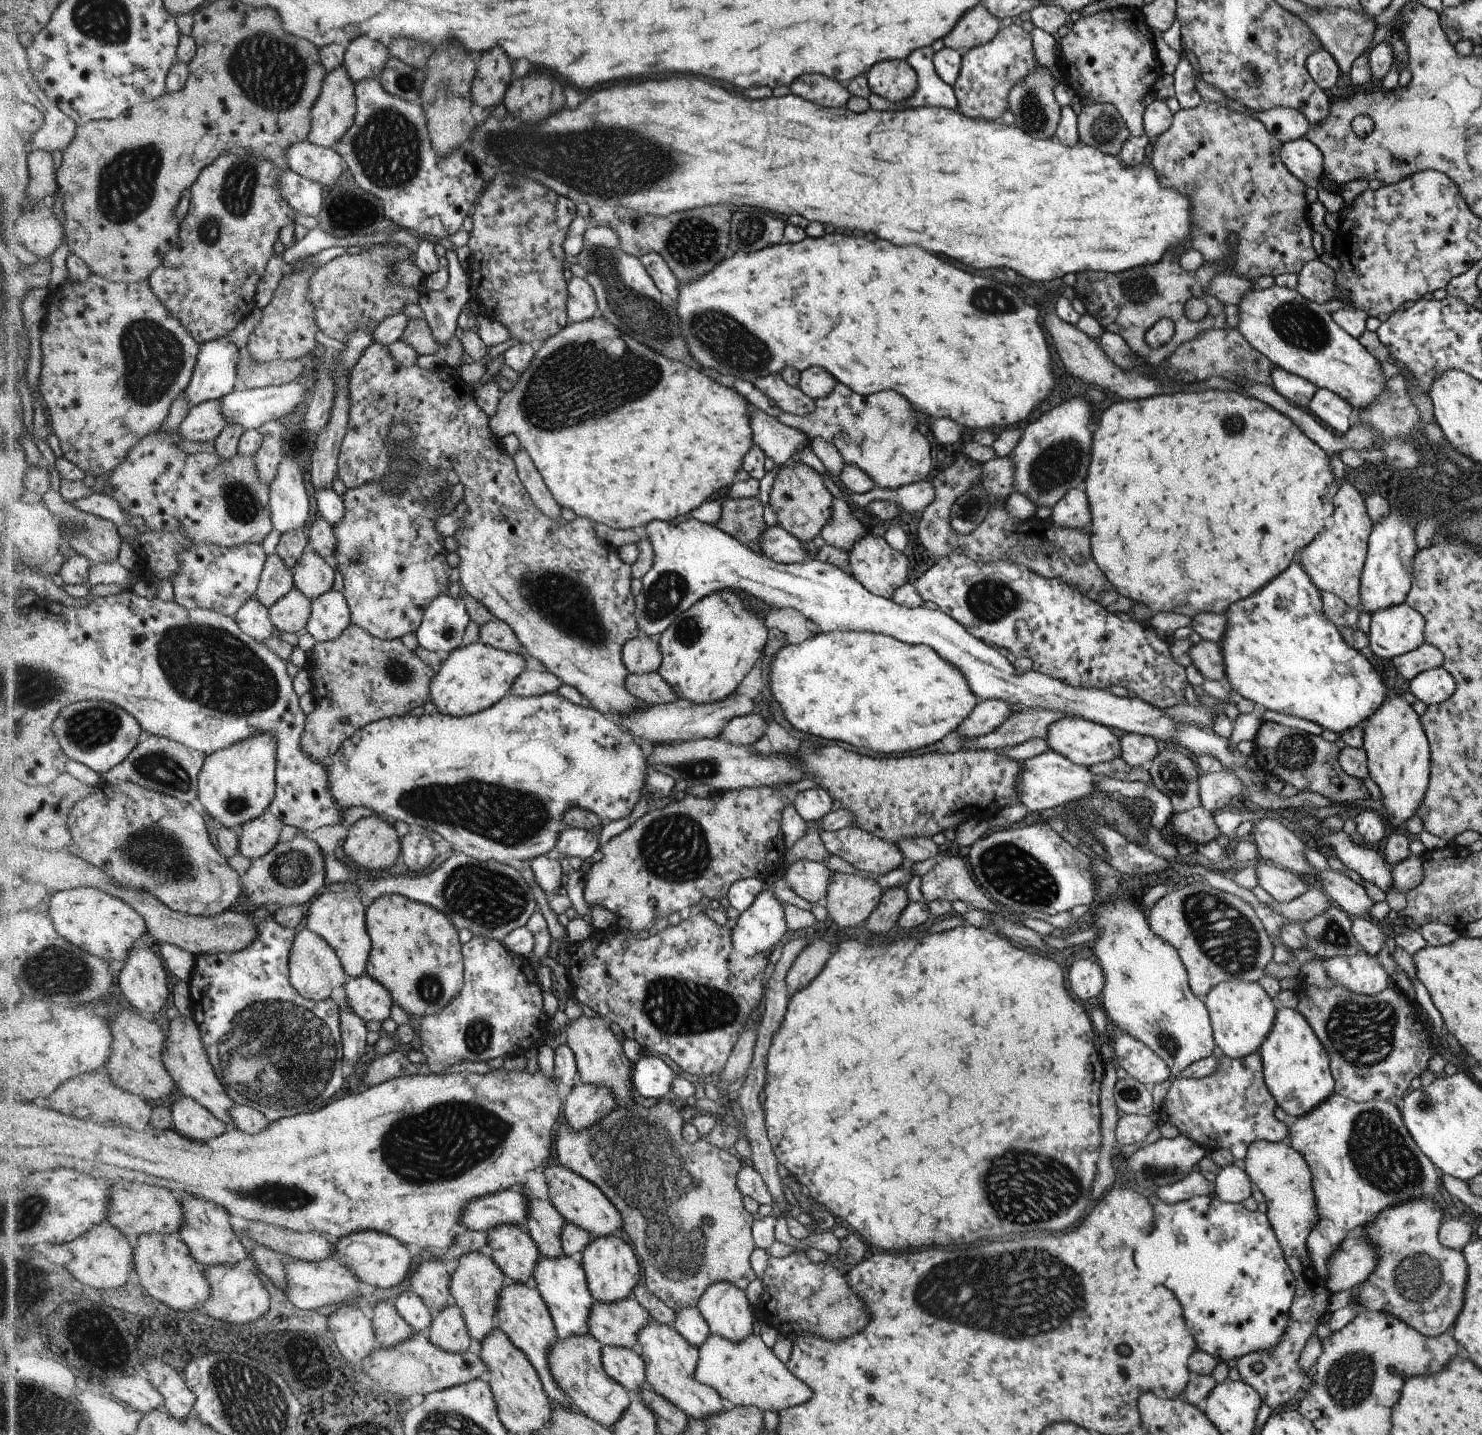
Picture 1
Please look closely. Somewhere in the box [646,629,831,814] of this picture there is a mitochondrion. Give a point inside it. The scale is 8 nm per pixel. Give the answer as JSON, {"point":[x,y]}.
{"point":[699,768]}

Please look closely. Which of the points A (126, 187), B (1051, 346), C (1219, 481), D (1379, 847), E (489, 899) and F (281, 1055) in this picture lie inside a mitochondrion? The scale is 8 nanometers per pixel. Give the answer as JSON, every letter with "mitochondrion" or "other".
{"A":"mitochondrion","B":"other","C":"other","D":"other","E":"mitochondrion","F":"mitochondrion"}

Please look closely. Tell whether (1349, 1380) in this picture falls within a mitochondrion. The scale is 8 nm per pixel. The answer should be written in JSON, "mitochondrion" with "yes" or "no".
{"mitochondrion":"yes"}

